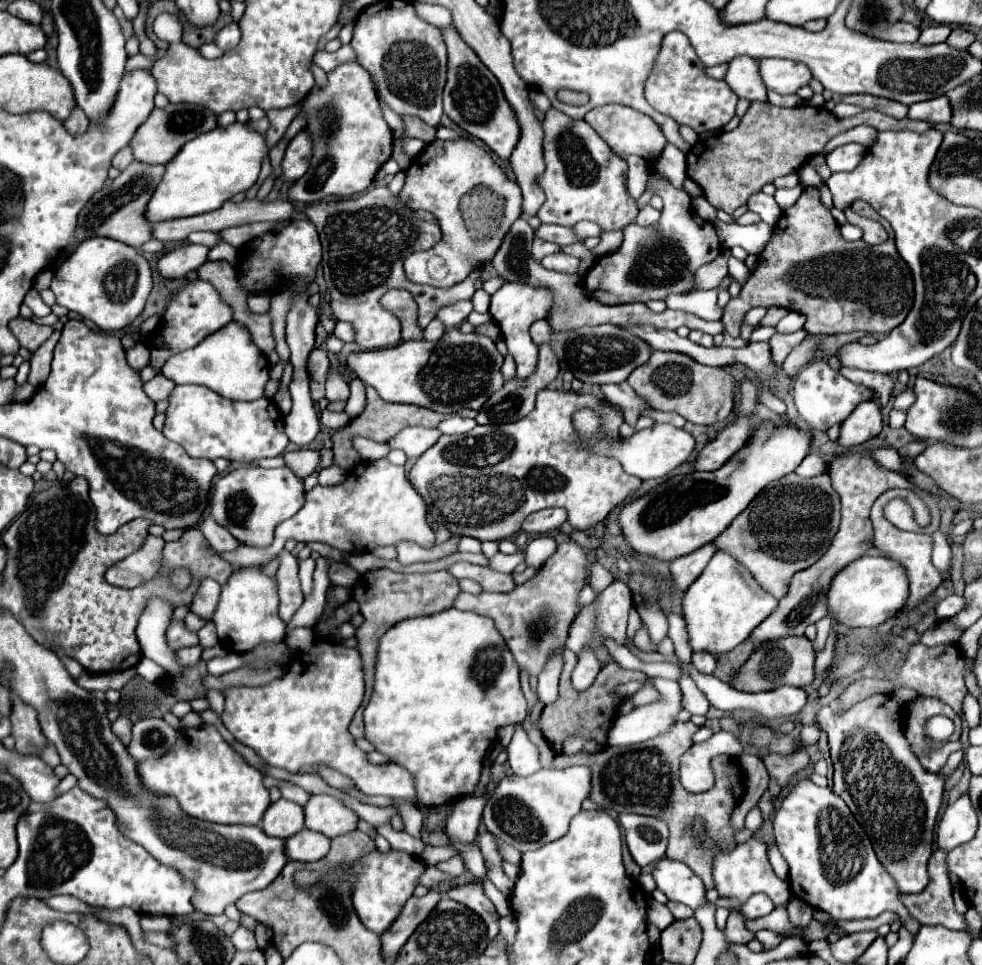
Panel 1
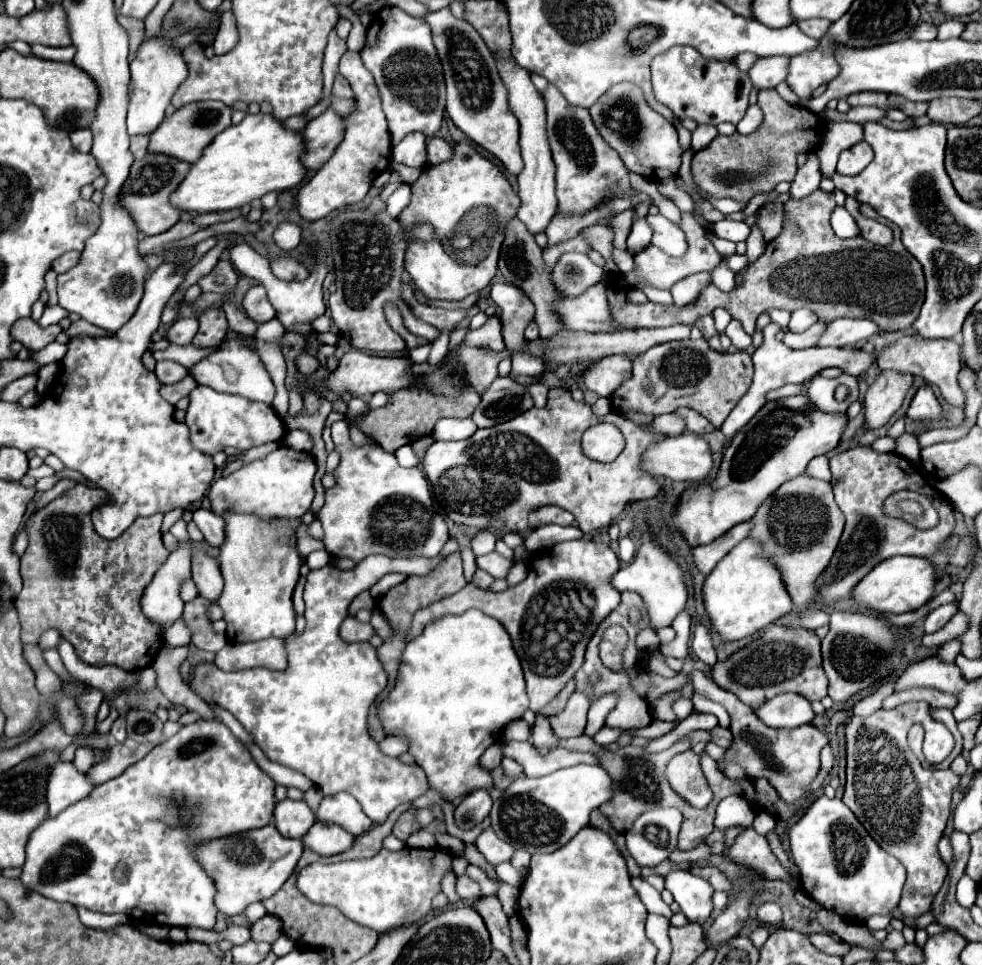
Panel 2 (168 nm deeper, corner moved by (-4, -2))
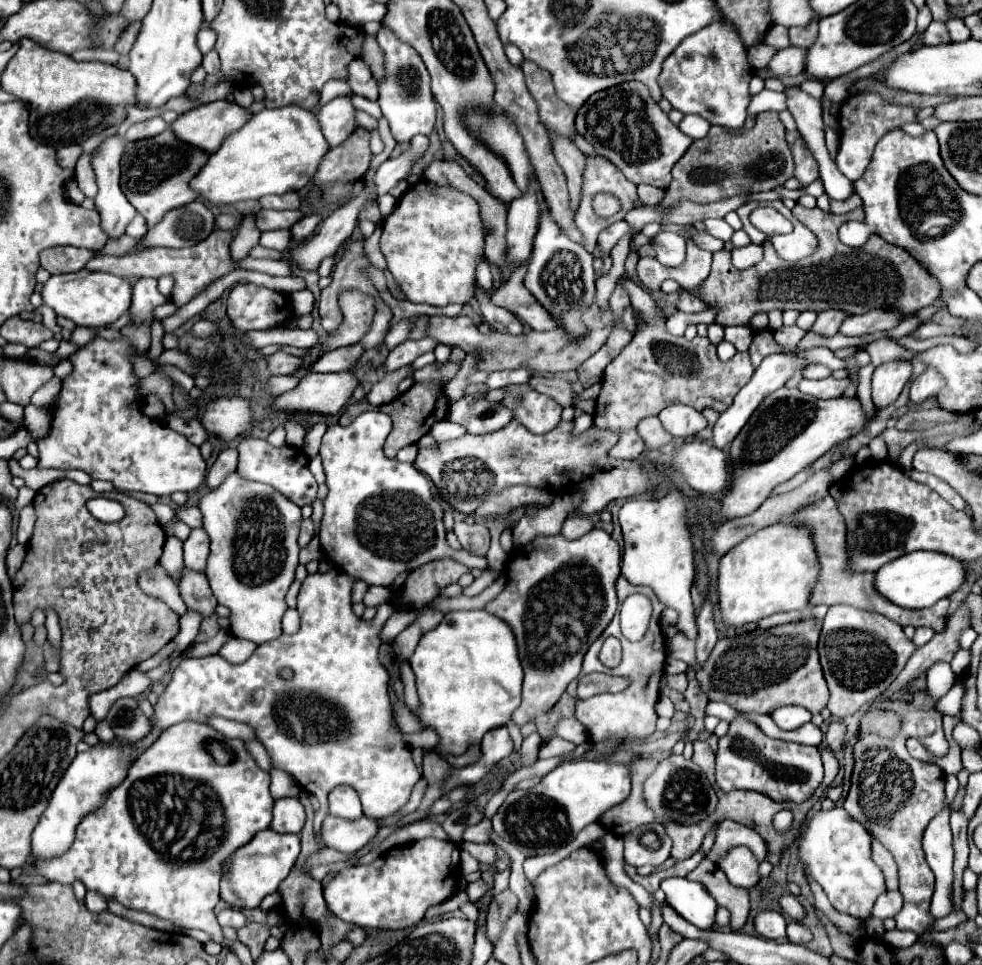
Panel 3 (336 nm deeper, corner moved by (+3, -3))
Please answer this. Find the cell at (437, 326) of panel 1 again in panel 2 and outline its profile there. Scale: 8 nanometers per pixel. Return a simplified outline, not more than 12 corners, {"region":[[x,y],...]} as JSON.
{"region":[[430,344],[408,350],[410,360],[416,364],[426,362]]}

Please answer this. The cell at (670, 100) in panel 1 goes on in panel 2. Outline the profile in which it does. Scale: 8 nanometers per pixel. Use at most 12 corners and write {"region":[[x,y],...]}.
{"region":[[674,46],[652,62],[680,120],[738,124],[750,76],[736,60]]}

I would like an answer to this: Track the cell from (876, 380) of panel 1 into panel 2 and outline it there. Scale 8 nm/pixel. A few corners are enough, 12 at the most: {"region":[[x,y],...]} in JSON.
{"region":[[904,336],[882,348],[880,370],[920,374],[964,408],[954,340]]}

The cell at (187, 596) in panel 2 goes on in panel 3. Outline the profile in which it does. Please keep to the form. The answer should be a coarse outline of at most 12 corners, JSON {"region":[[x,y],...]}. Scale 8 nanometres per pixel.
{"region":[[169,537],[161,561],[179,585],[183,573],[183,543]]}

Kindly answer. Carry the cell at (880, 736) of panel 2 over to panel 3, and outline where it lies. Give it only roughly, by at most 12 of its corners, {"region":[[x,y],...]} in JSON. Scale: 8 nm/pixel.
{"region":[[937,699],[889,701],[895,739],[857,737],[845,811],[897,861],[897,929],[923,935],[935,877],[921,837],[945,773],[909,757]]}

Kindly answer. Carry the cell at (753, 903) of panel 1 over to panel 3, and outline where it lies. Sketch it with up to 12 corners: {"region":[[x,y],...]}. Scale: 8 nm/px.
{"region":[[761,911],[755,929],[765,939],[785,937],[785,917]]}

